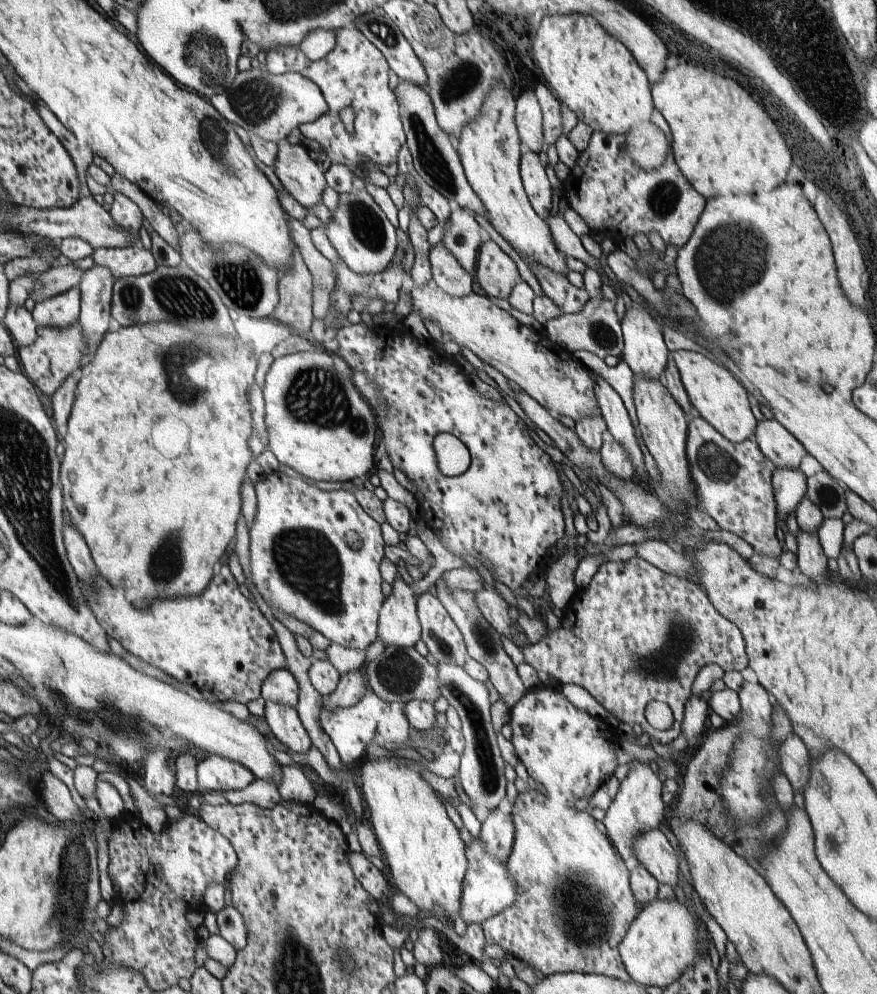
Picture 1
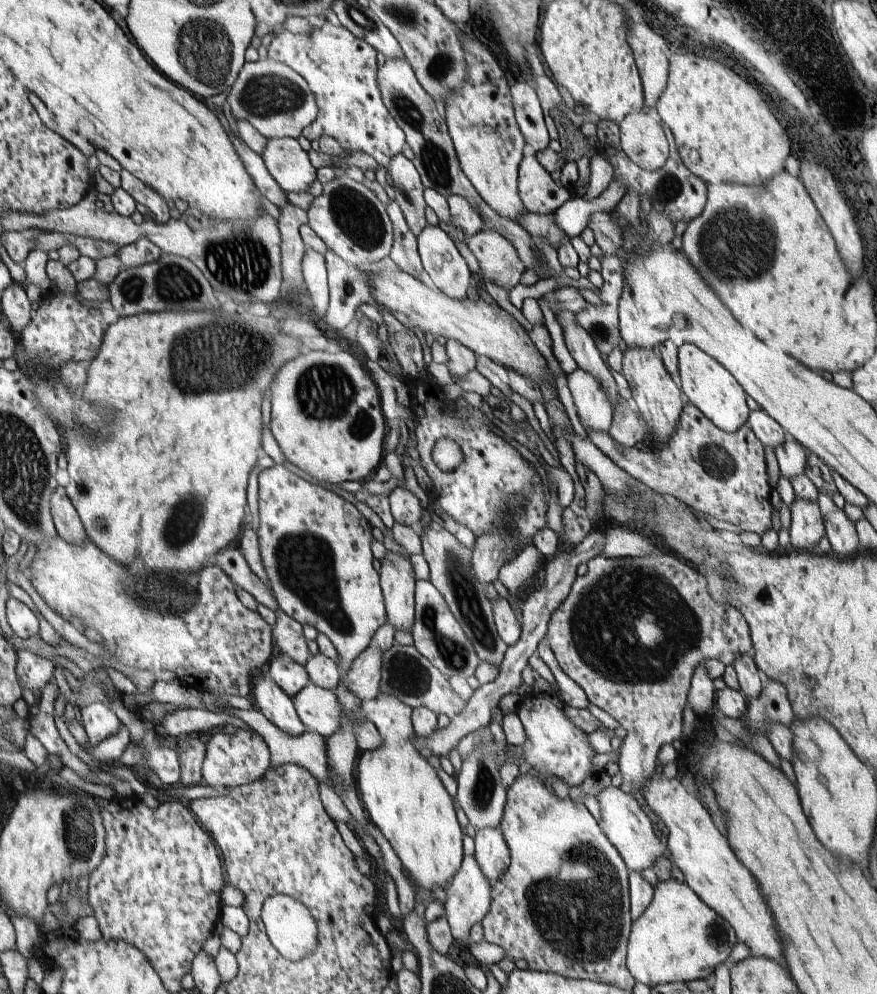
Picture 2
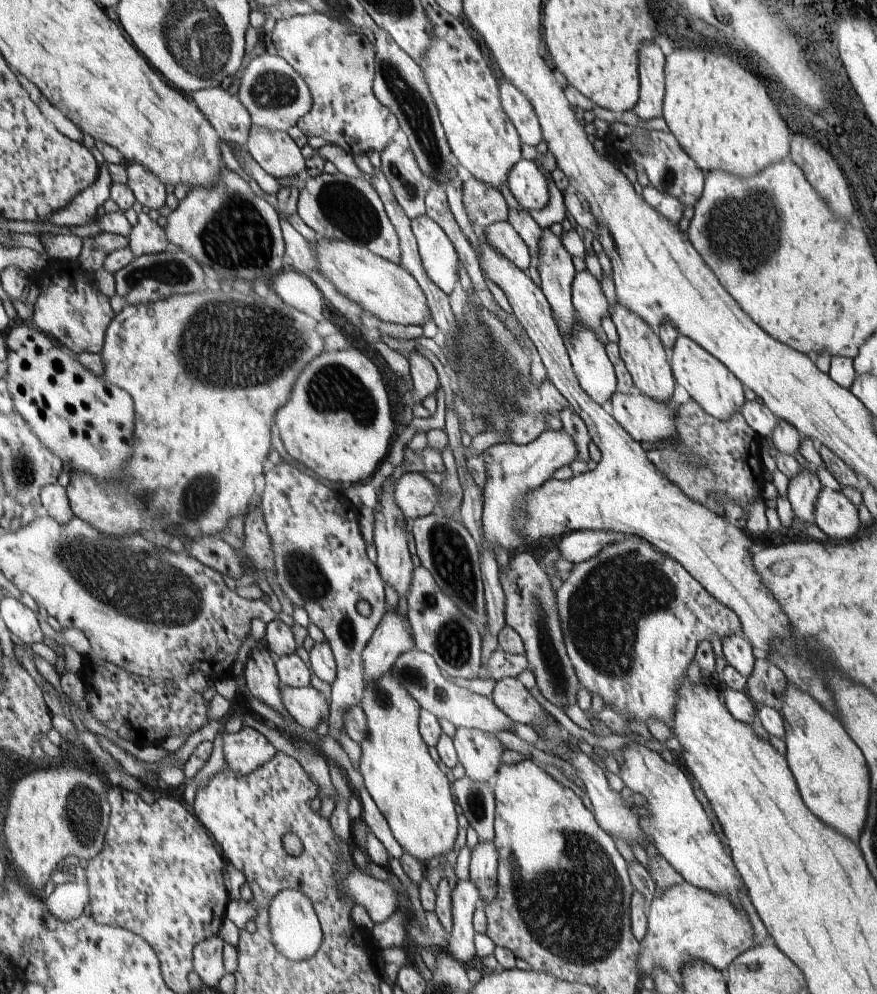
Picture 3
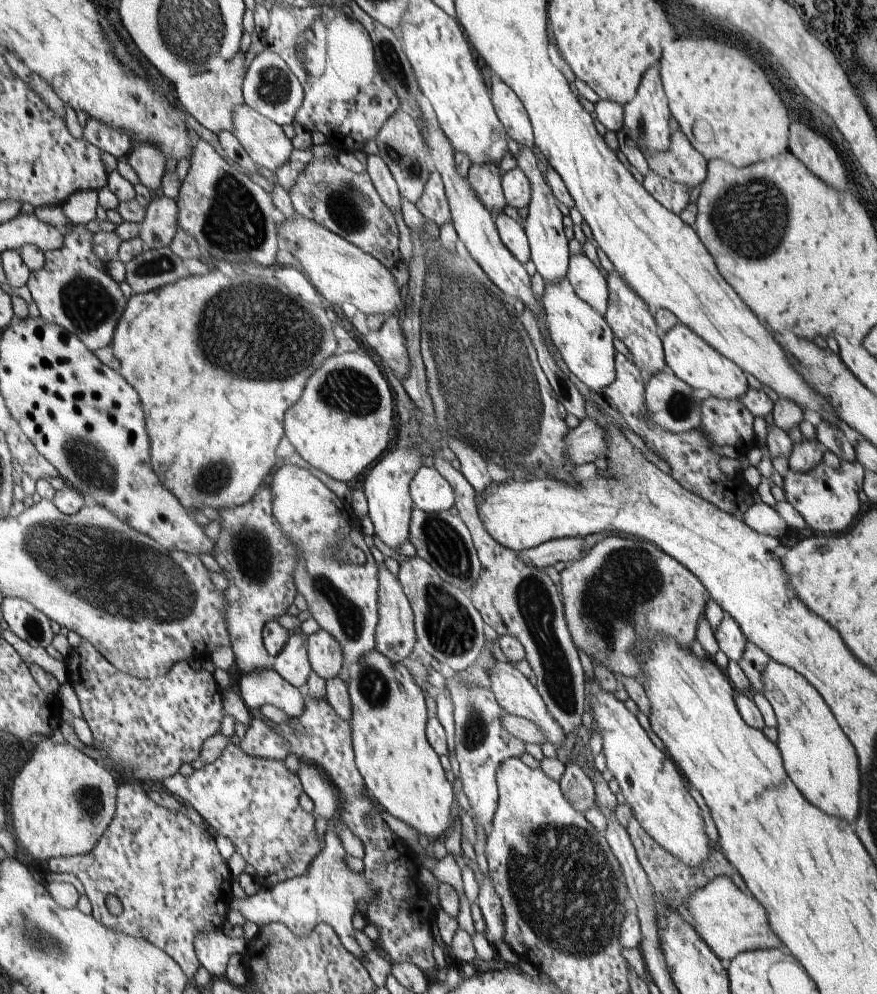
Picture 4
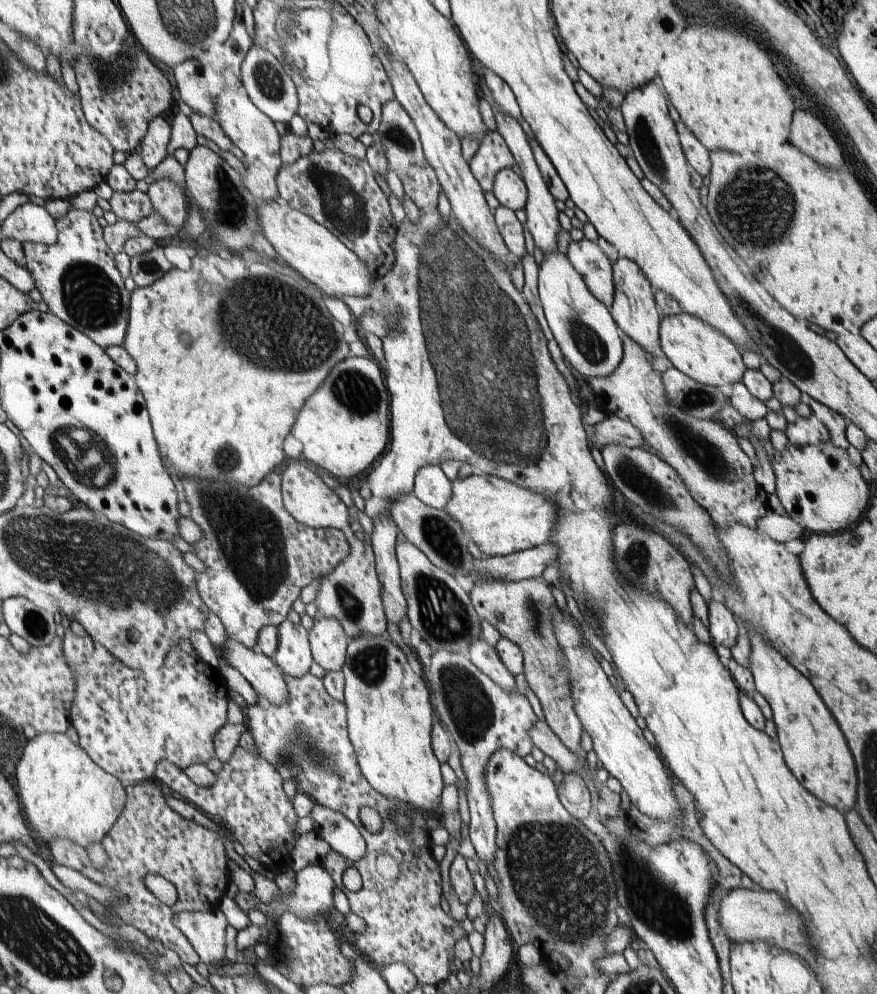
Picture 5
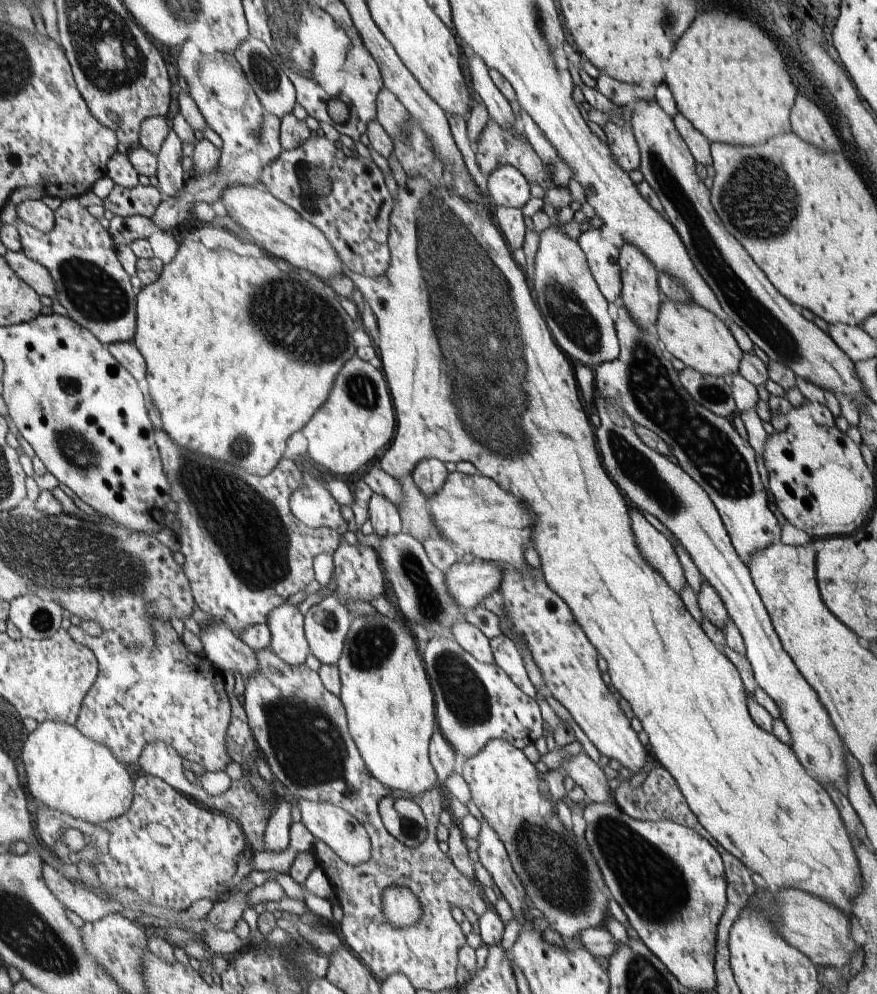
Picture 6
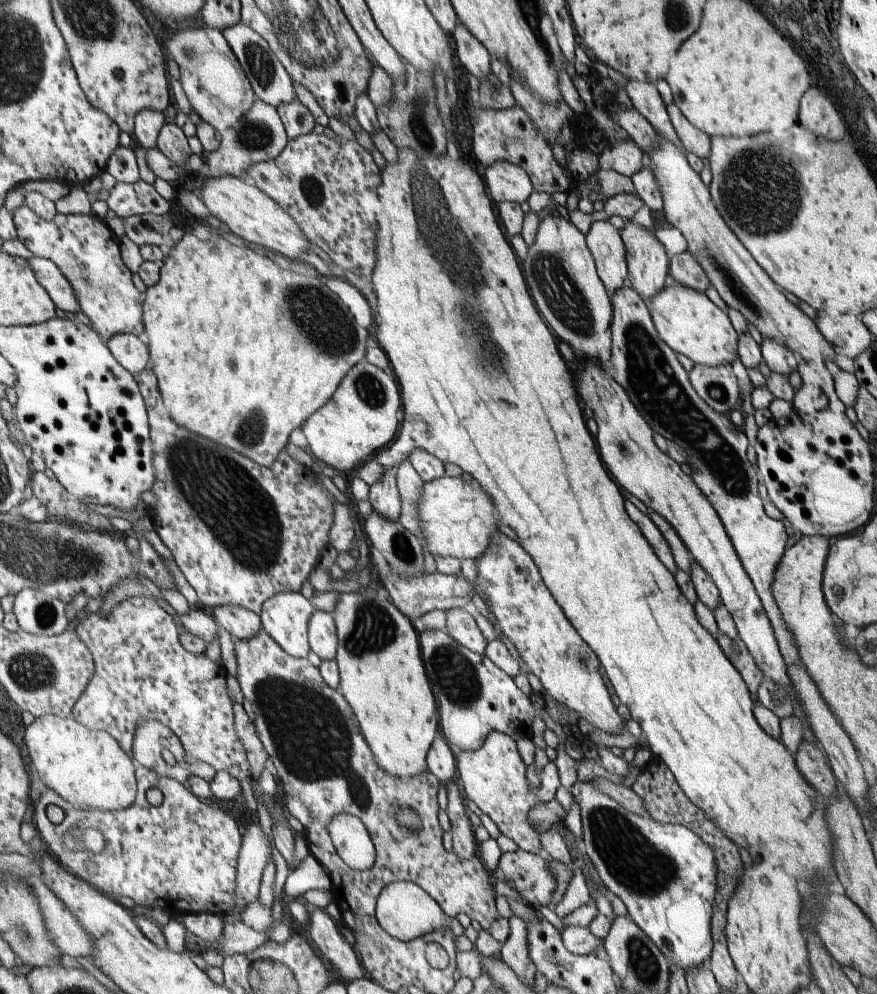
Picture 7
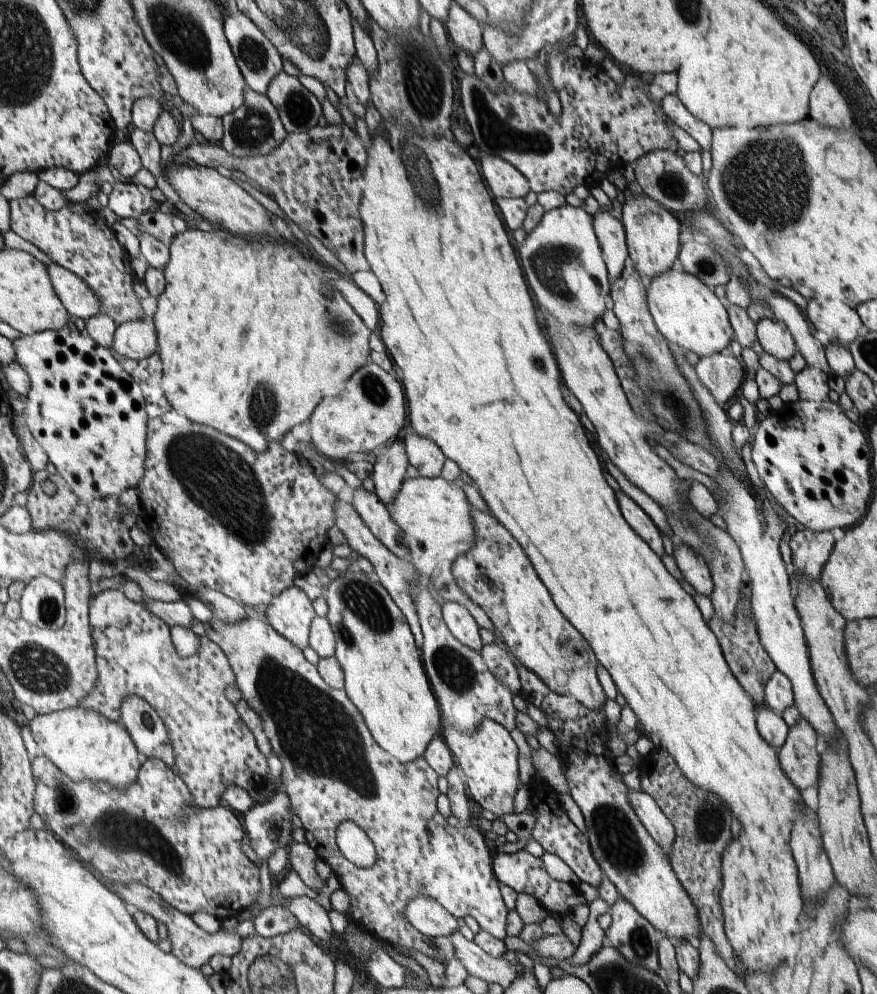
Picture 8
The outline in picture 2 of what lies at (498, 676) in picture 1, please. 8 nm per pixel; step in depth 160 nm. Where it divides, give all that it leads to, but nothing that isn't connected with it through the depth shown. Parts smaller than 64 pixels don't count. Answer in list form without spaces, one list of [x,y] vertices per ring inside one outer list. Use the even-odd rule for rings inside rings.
[[[428,524],[421,535],[422,556],[429,566],[429,581],[442,594],[450,612],[458,620],[470,642],[474,645],[479,660],[500,666],[507,644],[500,638],[495,627],[492,602],[484,586],[471,567],[473,550],[462,545],[454,534],[442,525]]]

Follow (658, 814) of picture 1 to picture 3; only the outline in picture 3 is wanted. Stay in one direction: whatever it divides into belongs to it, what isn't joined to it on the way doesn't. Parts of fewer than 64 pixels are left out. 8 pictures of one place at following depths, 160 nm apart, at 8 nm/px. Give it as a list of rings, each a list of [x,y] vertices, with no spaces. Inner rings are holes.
[[[624,538],[620,542],[613,542],[605,549],[602,549],[596,556],[579,562],[574,565],[573,569],[568,573],[568,577],[563,578],[563,584],[555,592],[557,596],[557,607],[563,632],[565,647],[568,656],[572,661],[579,684],[584,684],[591,692],[591,696],[599,694],[603,698],[603,702],[615,704],[622,711],[624,719],[635,716],[638,720],[647,725],[649,718],[656,717],[668,727],[677,705],[677,688],[686,678],[688,665],[695,658],[697,644],[699,642],[709,640],[712,634],[716,634],[721,640],[729,637],[731,634],[738,633],[744,637],[741,630],[741,622],[738,616],[726,608],[721,602],[718,602],[708,591],[679,563],[672,557],[665,555],[661,551],[655,549],[652,545],[640,540],[639,538]]]

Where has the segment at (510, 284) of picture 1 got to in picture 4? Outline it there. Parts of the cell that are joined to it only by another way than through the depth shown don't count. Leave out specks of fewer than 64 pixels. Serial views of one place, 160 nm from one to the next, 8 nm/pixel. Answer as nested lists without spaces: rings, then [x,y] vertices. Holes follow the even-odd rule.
[[[500,212],[495,221],[502,242],[524,265],[531,259],[531,250],[524,227],[506,213]]]

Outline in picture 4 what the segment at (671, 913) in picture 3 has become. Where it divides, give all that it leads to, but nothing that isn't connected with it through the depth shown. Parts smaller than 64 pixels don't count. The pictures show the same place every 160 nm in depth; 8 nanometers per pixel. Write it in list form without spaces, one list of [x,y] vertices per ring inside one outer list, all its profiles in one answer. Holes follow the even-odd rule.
[[[730,876],[713,878],[706,886],[695,891],[687,901],[683,915],[724,963],[744,951],[786,950],[786,946],[769,925],[767,910],[756,898],[742,893]]]

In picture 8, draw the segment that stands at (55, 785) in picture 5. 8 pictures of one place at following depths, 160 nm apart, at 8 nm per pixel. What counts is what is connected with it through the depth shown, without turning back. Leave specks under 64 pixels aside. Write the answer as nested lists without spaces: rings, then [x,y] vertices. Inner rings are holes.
[[[78,704],[69,709],[37,714],[29,722],[29,727],[42,754],[73,781],[102,781],[124,790],[137,780],[137,773],[140,772],[142,762],[133,737],[122,723],[106,718],[106,715],[98,711],[85,709]]]

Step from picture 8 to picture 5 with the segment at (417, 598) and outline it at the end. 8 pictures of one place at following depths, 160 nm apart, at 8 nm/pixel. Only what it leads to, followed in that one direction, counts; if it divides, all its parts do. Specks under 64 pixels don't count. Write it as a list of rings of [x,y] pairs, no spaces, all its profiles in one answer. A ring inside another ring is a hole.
[[[437,650],[431,655],[427,677],[432,680],[430,692],[436,698],[436,711],[458,745],[461,763],[468,781],[469,838],[482,862],[492,864],[495,859],[497,824],[493,815],[490,795],[485,785],[485,764],[498,749],[515,750],[522,758],[532,750],[533,738],[529,730],[537,723],[526,695],[518,691],[505,691],[498,683],[486,676],[462,652]]]

